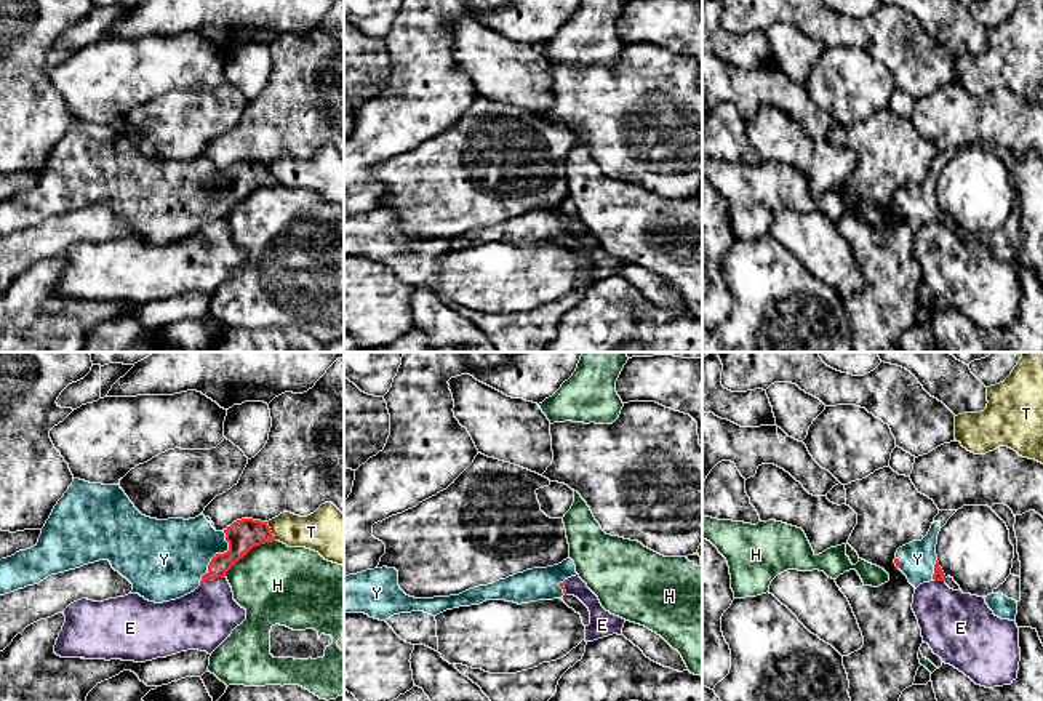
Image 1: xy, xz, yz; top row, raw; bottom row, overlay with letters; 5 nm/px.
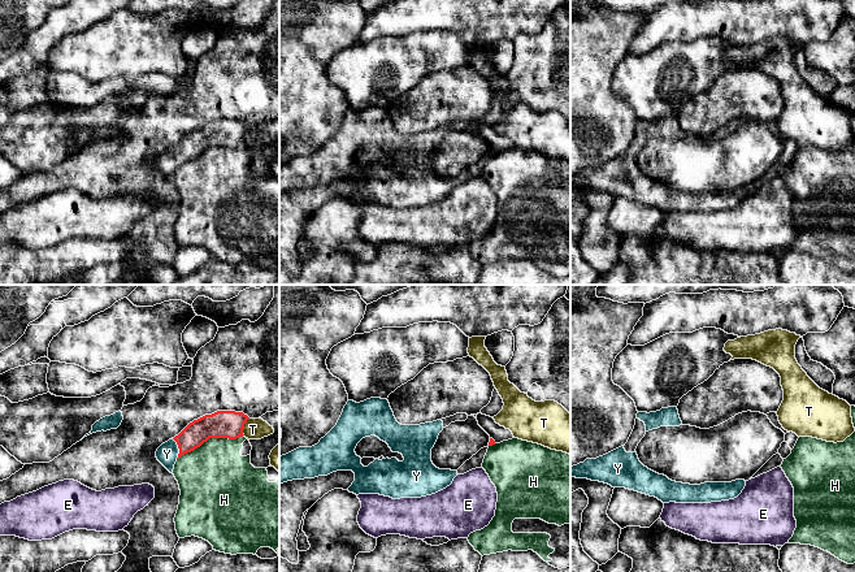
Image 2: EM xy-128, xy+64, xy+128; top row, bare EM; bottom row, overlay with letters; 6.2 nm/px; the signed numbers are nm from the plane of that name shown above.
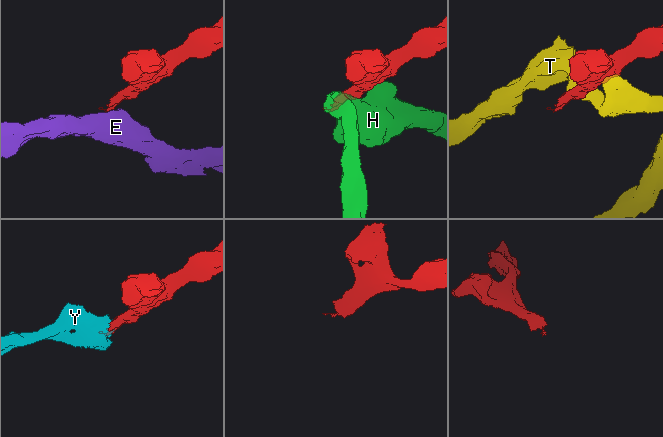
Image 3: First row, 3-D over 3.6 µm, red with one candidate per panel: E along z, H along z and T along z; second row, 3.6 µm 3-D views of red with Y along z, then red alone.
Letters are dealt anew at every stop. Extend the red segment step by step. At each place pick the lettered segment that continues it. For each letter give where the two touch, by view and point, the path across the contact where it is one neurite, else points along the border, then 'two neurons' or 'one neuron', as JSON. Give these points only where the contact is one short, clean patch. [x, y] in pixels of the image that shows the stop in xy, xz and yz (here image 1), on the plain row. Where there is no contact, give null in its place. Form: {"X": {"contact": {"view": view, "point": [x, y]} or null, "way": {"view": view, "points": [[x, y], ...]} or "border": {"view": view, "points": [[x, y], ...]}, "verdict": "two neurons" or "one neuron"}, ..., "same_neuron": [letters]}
{"E": {"contact": {"view": "xy", "point": [211, 220]}, "border": {"view": "xy", "points": [[224, 216], [207, 221], [200, 228]]}, "verdict": "two neurons"}, "H": {"contact": {"view": "xy", "point": [248, 192]}, "verdict": "two neurons"}, "T": {"contact": {"view": "xy", "point": [271, 173]}, "verdict": "two neurons"}, "Y": {"contact": {"view": "xy", "point": [216, 196]}, "way": {"view": "xy", "points": [[243, 176], [226, 192], [216, 196], [167, 200]]}, "verdict": "one neuron"}, "same_neuron": ["Y"]}

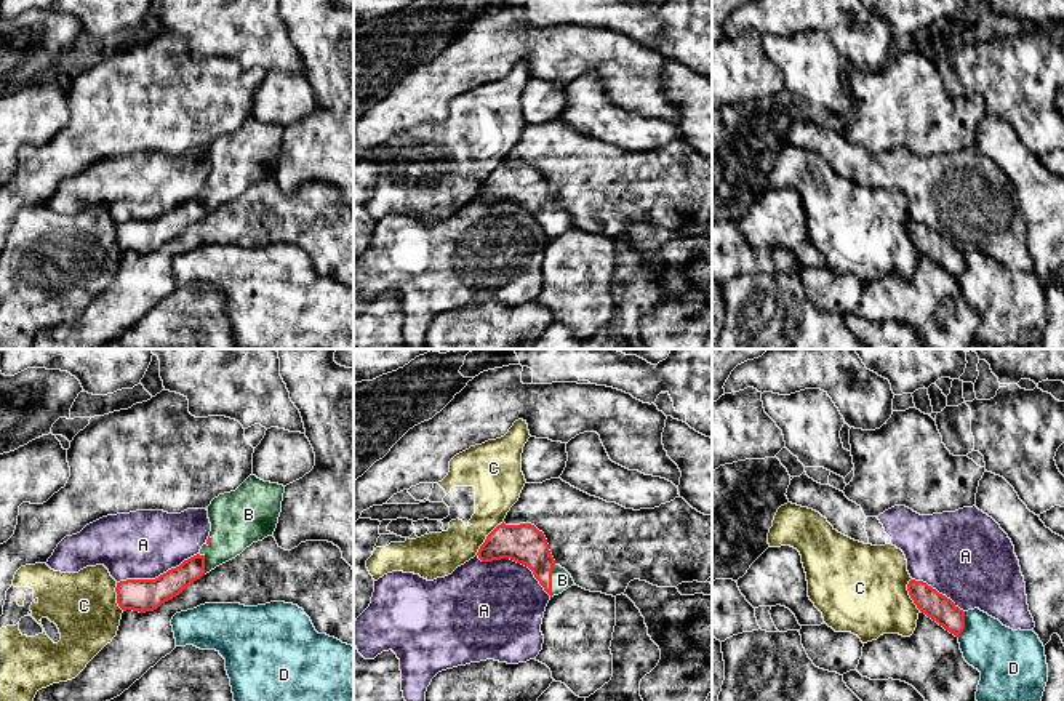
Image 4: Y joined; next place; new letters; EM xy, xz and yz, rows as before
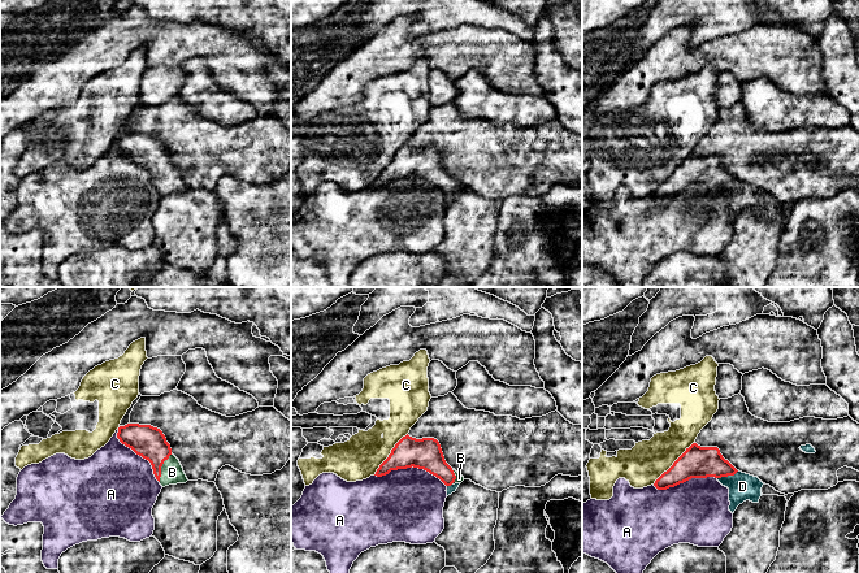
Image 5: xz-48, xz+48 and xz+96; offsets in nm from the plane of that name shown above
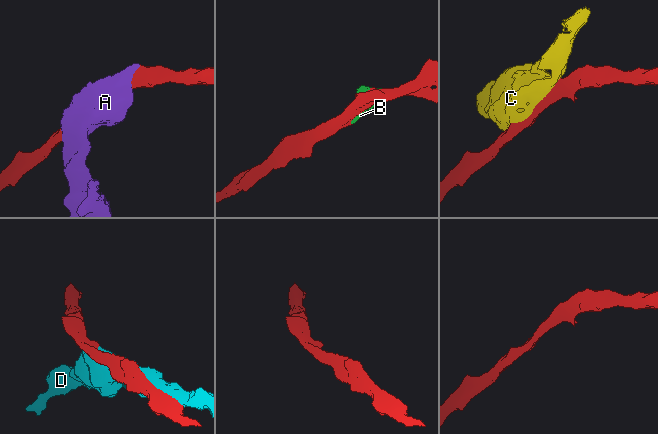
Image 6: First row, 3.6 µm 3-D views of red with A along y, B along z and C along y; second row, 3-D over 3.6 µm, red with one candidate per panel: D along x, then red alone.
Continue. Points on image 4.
{"A": {"contact": {"view": "xz", "point": [516, 202]}, "verdict": "two neurons"}, "B": {"contact": {"view": "xz", "point": [551, 223]}, "verdict": "one neuron"}, "C": {"contact": {"view": "xz", "point": [487, 180]}, "verdict": "two neurons"}, "D": {"contact": {"view": "yz", "point": [964, 266]}, "verdict": "two neurons"}, "same_neuron": ["B"]}

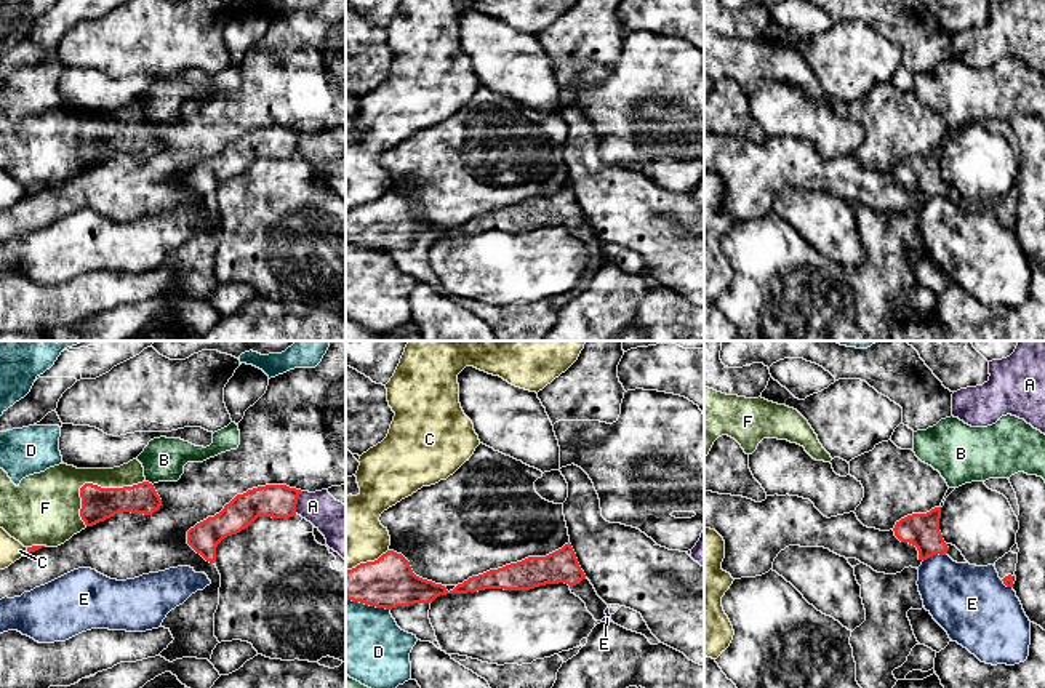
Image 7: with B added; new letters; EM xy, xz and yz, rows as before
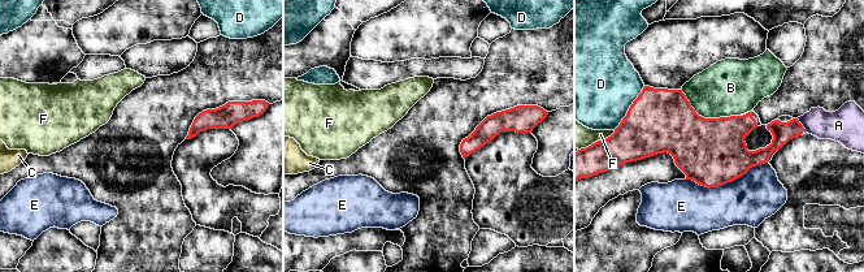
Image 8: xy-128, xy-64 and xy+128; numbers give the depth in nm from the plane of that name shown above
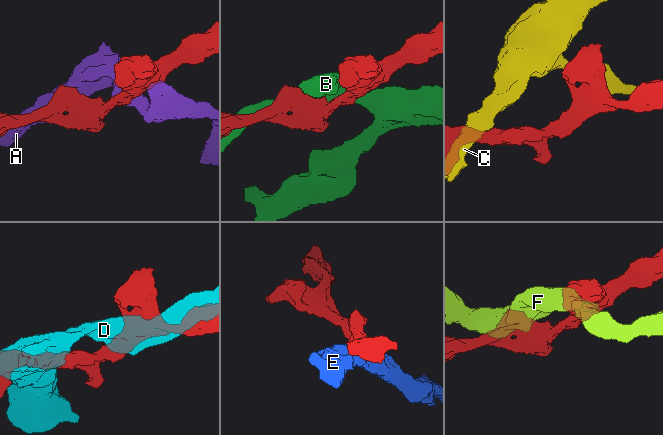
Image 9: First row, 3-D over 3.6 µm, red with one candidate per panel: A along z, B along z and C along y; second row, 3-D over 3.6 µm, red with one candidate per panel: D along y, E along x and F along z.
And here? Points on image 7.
{"A": {"contact": {"view": "xy", "point": [296, 144]}, "verdict": "two neurons"}, "B": {"contact": {"view": "xy", "point": [148, 124]}, "verdict": "two neurons"}, "C": {"contact": {"view": "xz", "point": [367, 204]}, "verdict": "two neurons"}, "D": {"contact": {"view": "xz", "point": [368, 245]}, "verdict": "two neurons"}, "E": {"contact": {"view": "yz", "point": [935, 196]}, "verdict": "two neurons"}, "F": {"contact": {"view": "xy", "point": [96, 127]}, "verdict": "two neurons"}, "same_neuron": []}

